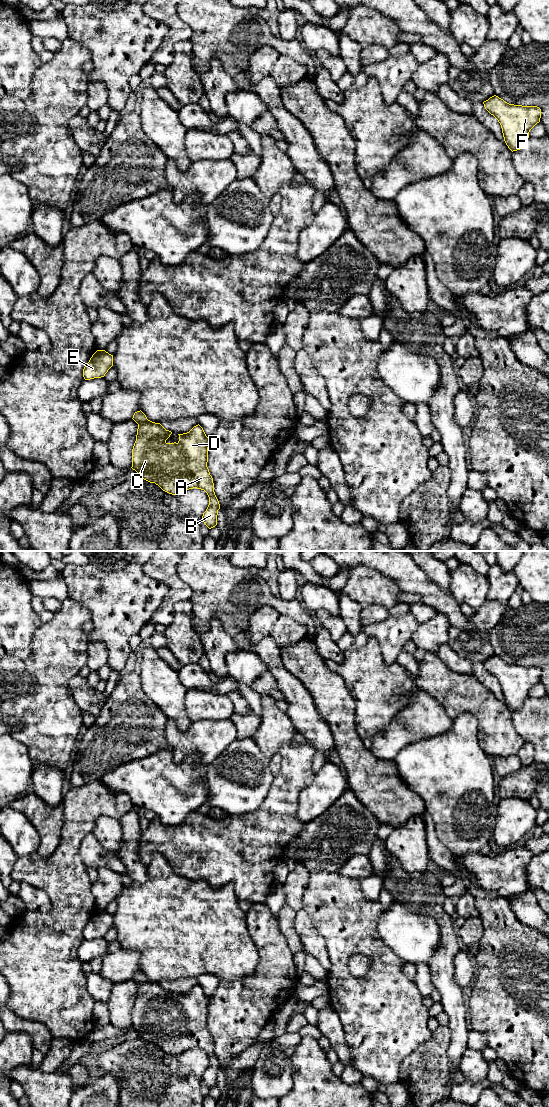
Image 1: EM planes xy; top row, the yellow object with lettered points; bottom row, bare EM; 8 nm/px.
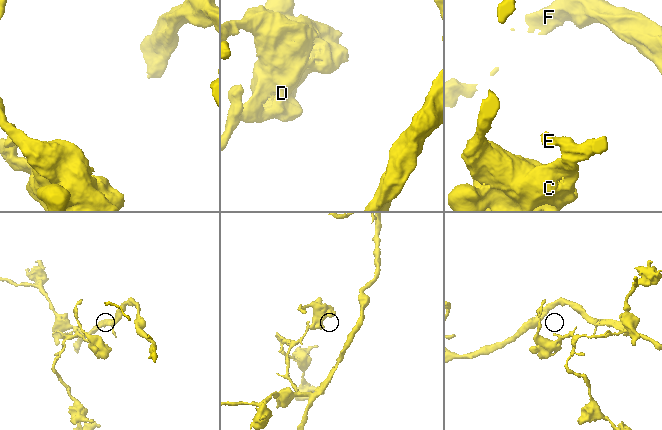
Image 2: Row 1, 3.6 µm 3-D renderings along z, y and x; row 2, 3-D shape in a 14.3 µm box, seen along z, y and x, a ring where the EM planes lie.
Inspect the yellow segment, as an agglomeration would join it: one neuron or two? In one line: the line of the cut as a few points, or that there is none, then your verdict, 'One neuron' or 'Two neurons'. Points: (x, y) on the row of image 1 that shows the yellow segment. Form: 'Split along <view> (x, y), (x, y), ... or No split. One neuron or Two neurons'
No split. One neuron

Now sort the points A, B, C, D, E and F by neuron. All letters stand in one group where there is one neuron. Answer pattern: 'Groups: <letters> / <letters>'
Groups: A B C D E F

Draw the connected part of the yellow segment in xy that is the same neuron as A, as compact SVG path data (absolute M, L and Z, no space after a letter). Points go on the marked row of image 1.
M141 410L135 412L132 419L138 424L138 429L132 449L131 468L137 472L139 478L155 483L172 495L180 495L193 488L204 490L209 497L209 505L203 513L202 520L209 529L215 527L220 504L214 492L213 478L207 467L210 438L206 436L203 428L198 424L189 432L178 434L177 443L167 443L166 440L172 432L166 430L160 423L148 420Z

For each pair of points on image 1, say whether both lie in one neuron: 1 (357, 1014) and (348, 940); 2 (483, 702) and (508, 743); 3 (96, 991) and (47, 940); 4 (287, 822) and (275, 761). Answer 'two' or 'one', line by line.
1: one
2: one
3: two
4: two

